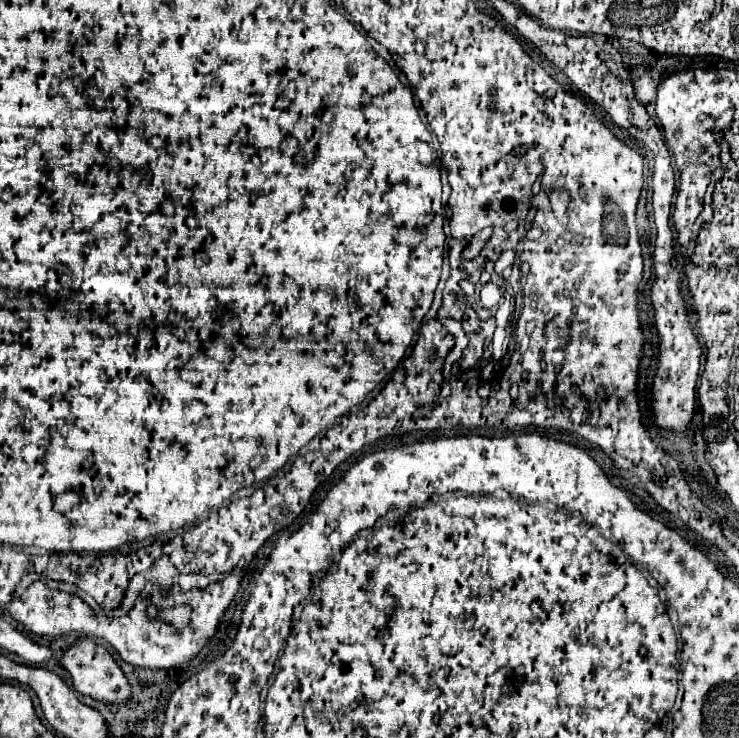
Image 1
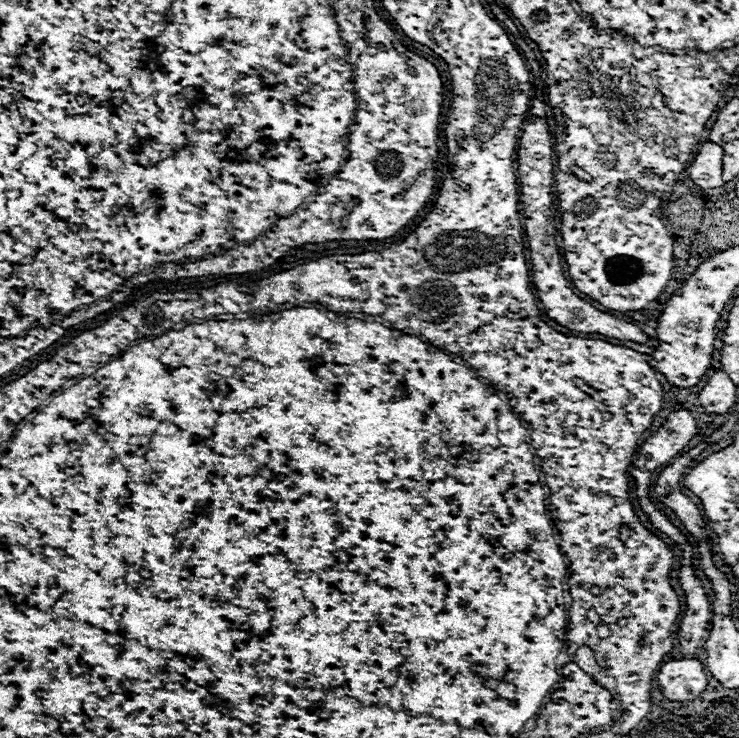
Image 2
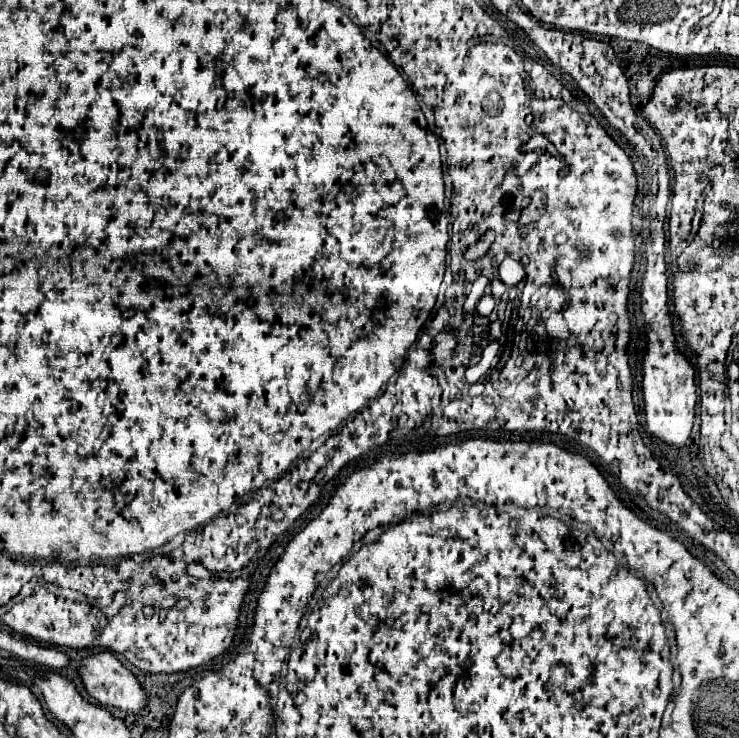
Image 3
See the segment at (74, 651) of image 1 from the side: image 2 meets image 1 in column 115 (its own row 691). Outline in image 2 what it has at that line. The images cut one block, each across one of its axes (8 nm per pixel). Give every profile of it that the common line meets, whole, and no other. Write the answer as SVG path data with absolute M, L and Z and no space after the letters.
M684 658L666 662L656 674L656 682L666 700L690 702L706 690L708 676L700 660Z

